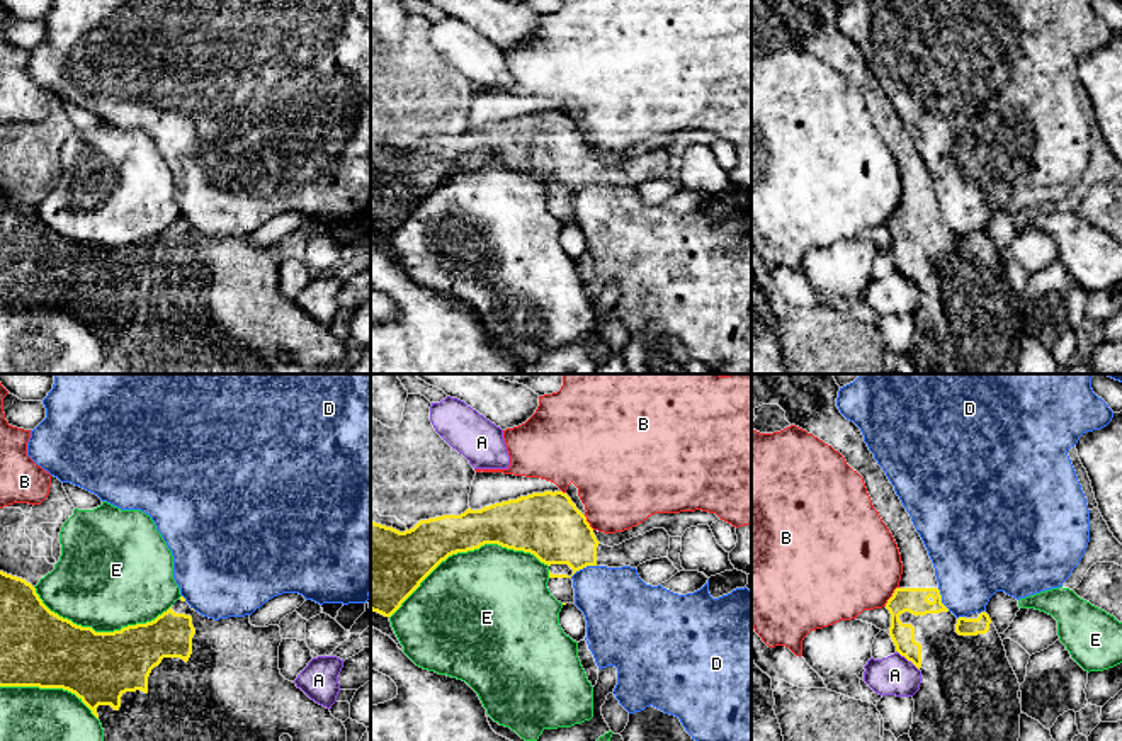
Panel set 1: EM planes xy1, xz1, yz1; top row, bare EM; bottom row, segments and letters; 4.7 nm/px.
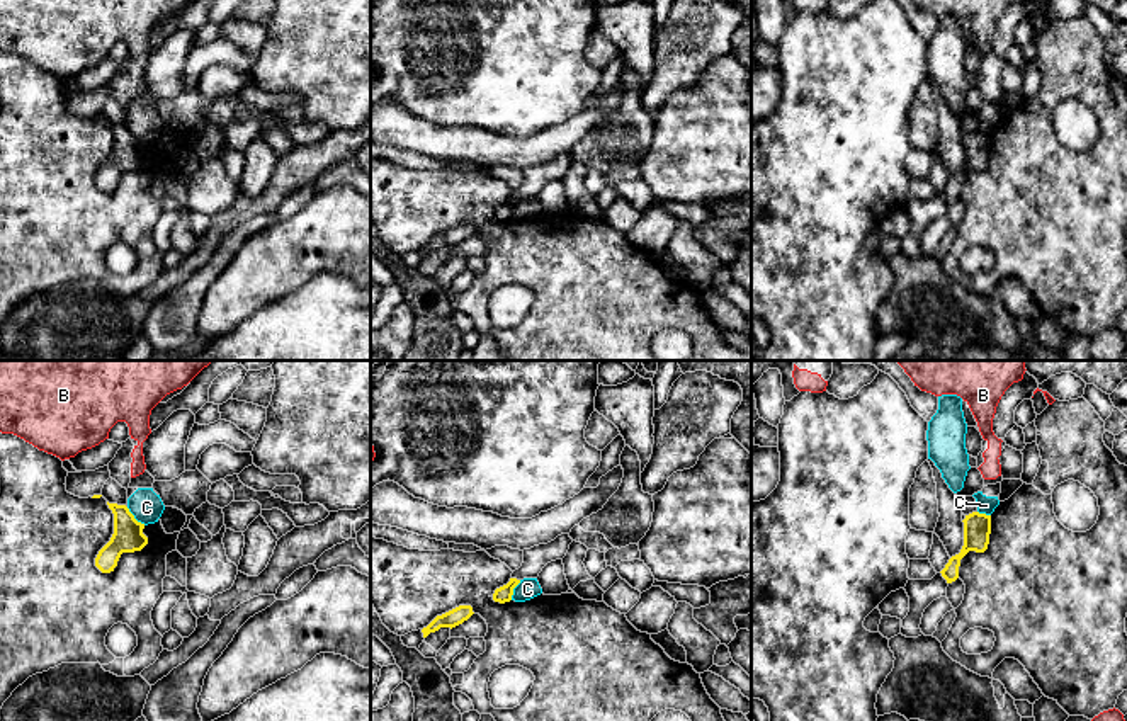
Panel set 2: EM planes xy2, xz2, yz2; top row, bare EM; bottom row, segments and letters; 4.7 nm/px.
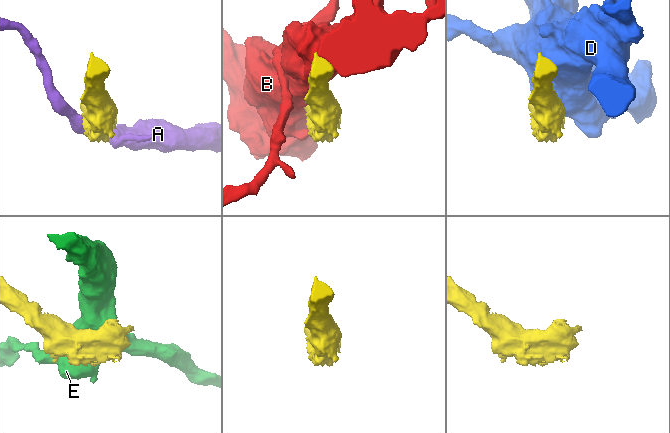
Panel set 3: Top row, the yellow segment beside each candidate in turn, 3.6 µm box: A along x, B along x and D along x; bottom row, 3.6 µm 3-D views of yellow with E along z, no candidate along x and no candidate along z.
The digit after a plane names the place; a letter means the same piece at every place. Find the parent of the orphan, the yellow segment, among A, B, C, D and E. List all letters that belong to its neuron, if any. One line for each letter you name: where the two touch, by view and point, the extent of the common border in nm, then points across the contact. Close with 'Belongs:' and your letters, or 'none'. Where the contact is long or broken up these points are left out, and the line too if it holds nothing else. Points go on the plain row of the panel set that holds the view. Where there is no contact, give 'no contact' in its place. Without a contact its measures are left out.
Belongs: none

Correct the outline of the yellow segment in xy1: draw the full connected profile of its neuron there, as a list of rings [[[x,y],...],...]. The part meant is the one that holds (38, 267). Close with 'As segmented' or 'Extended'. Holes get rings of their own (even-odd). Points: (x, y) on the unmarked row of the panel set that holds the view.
[[[0,190],[0,306],[63,308],[75,313],[100,340],[104,348],[104,362],[94,374],[306,374],[313,365],[326,367],[347,362],[343,342],[280,294],[280,262],[279,245],[255,246],[250,243],[250,235],[214,240],[196,231],[184,216],[151,241],[128,245],[114,252],[95,252],[92,246],[76,245],[51,231],[31,202]]]. Extended

